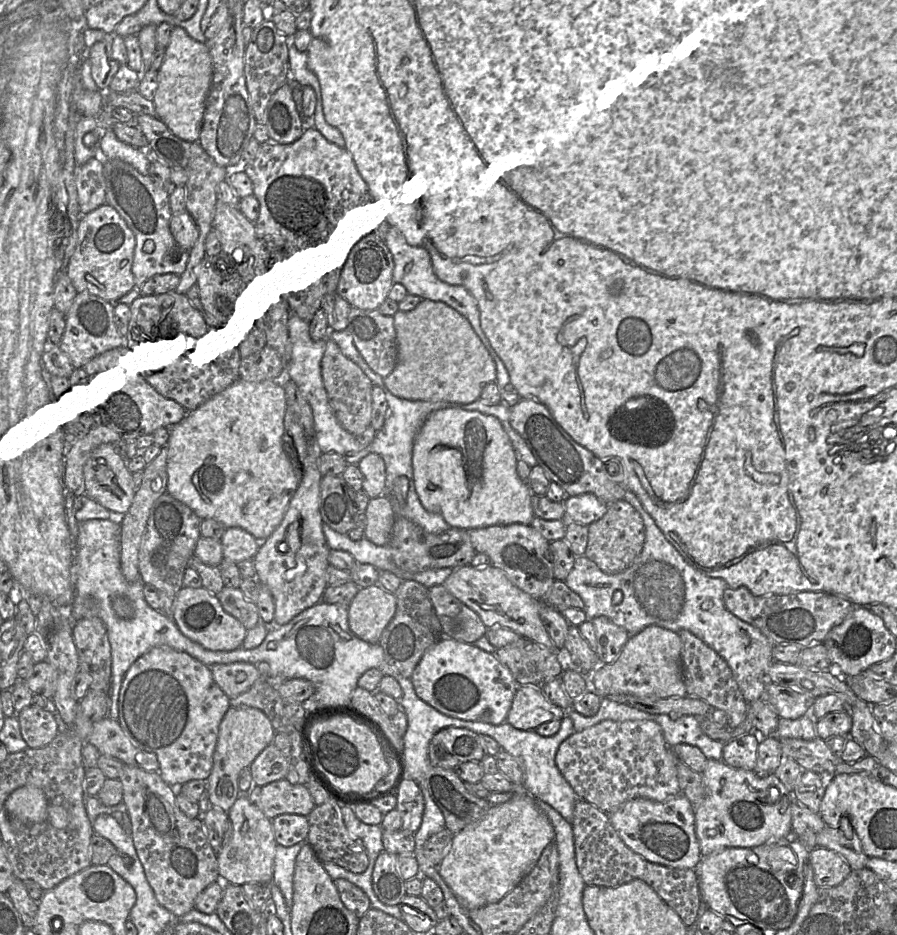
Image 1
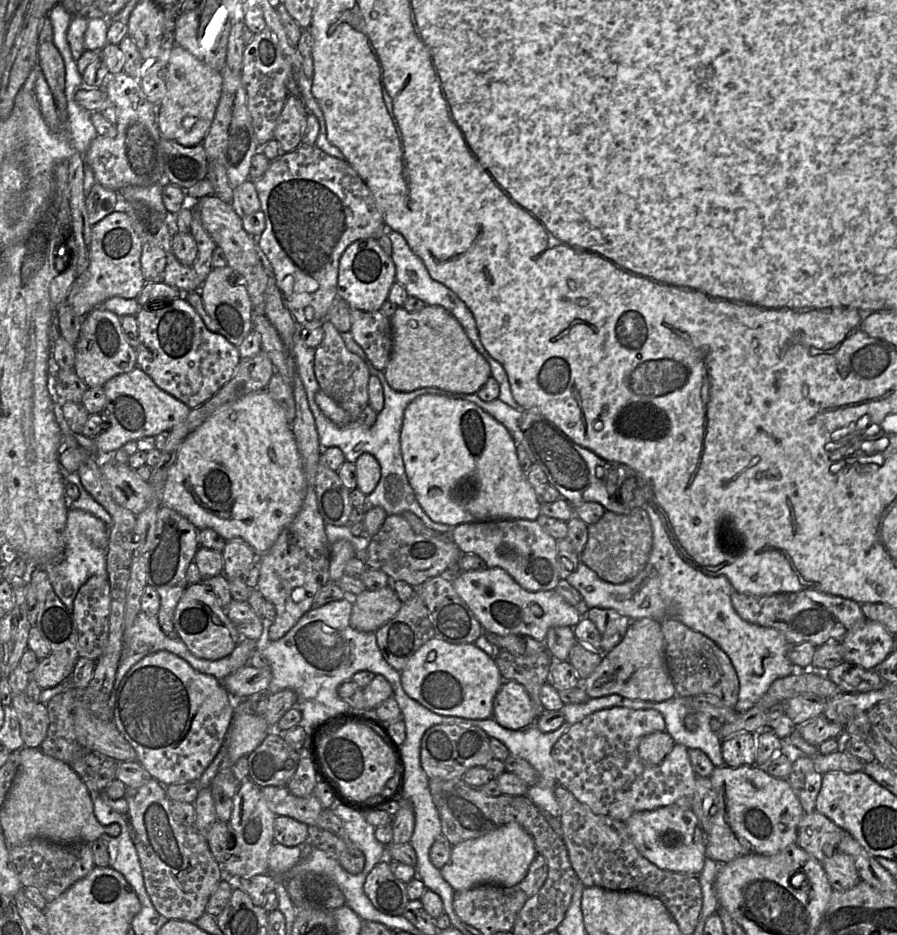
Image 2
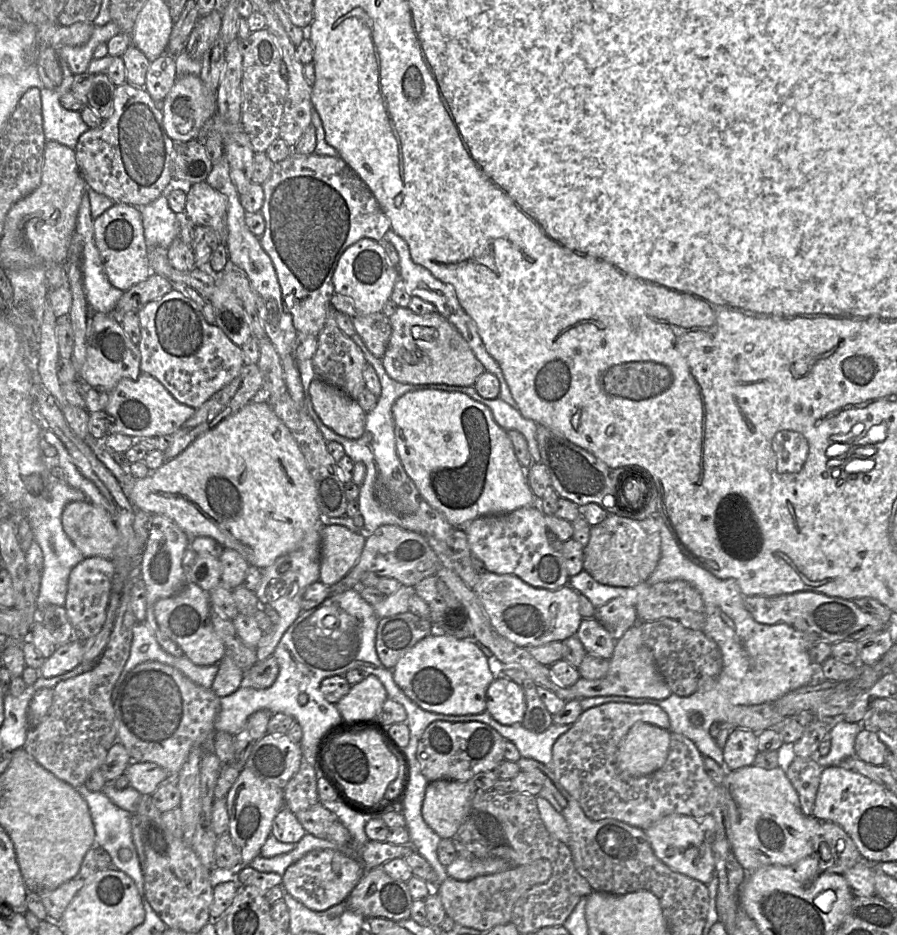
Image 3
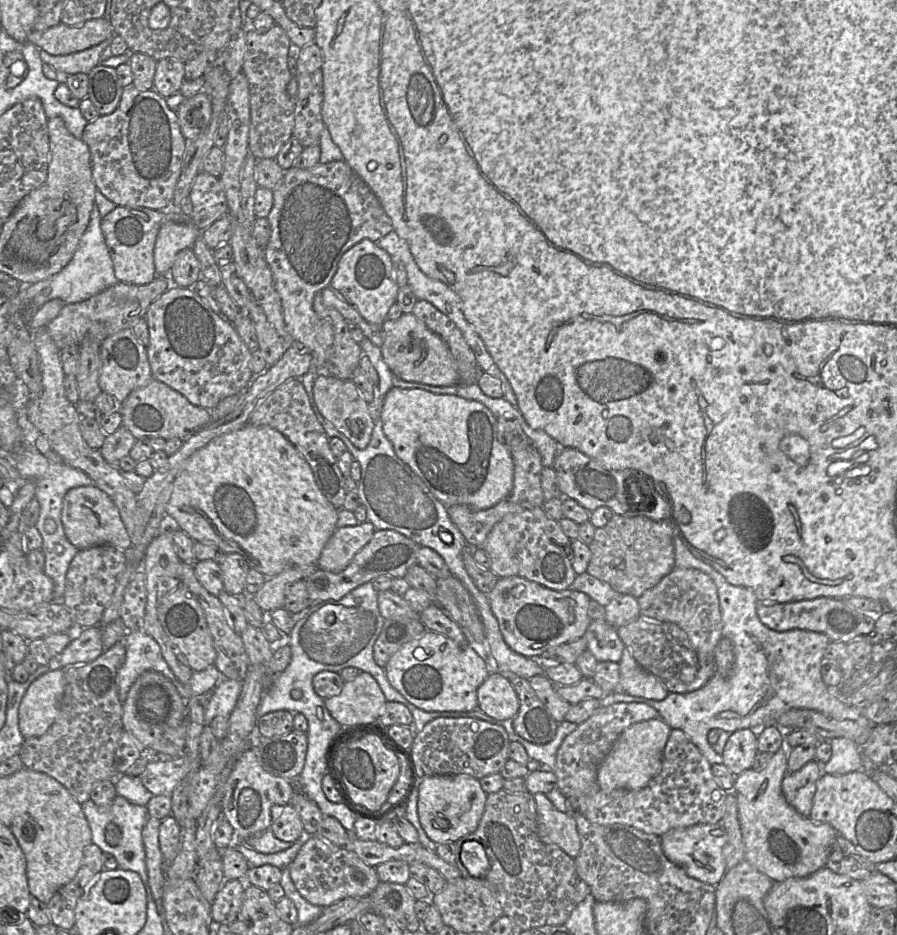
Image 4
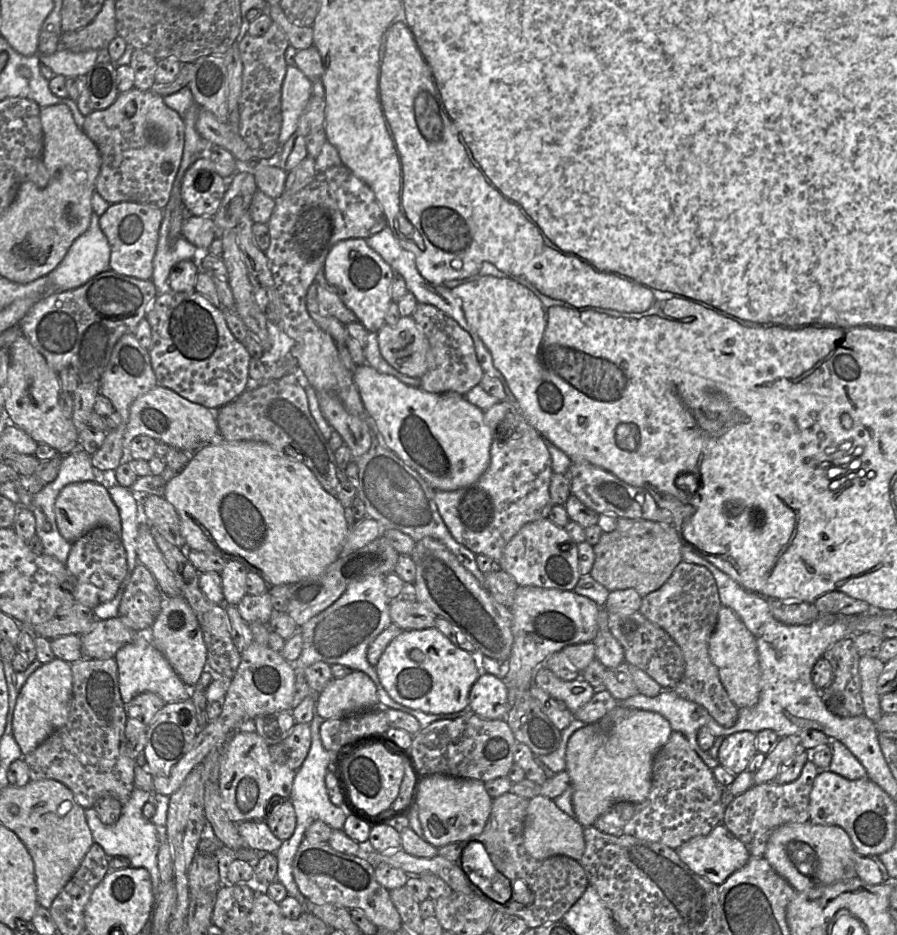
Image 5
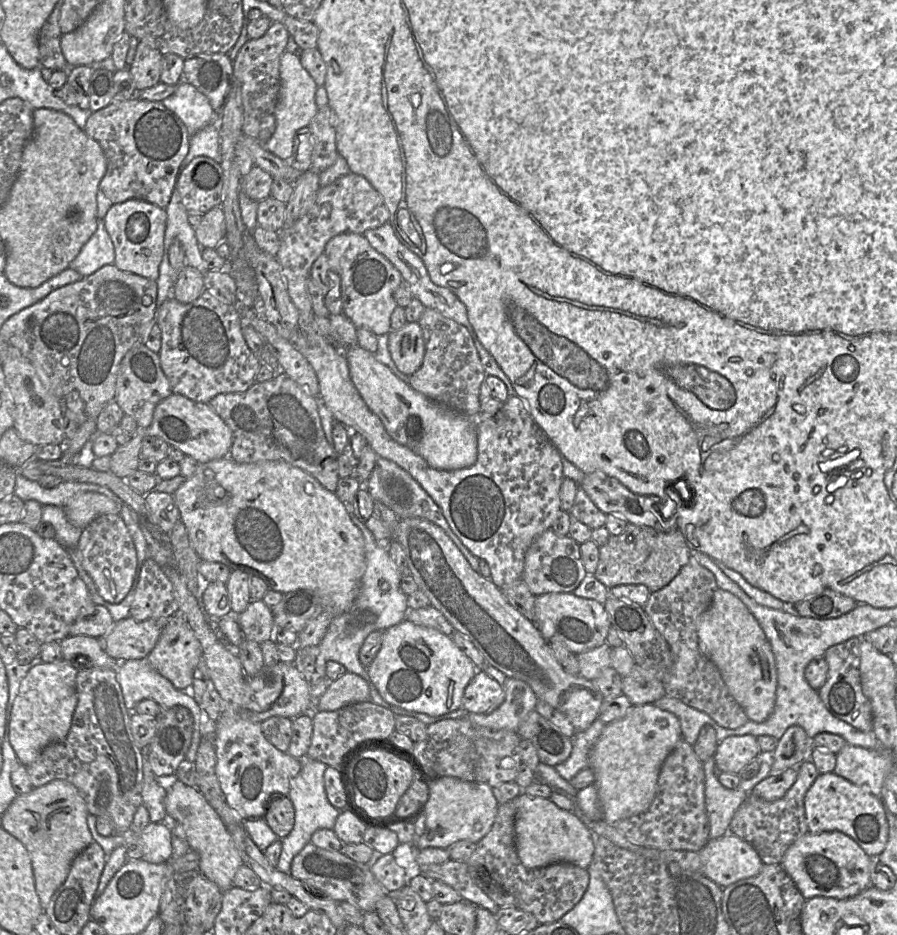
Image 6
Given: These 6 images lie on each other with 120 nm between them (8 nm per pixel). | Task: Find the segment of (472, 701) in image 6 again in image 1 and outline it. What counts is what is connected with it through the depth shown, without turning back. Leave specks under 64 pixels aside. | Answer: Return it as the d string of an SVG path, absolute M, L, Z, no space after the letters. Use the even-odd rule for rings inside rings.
M534 685L517 687L506 722L523 731L535 731L543 723L559 720L565 710L550 702L541 688Z

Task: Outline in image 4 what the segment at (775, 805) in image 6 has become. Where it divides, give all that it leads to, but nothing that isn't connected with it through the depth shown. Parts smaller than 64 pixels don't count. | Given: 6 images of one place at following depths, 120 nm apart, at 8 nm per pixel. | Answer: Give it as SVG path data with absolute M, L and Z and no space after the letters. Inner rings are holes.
M810 760L799 770L787 772L781 783L781 790L786 802L800 815L808 817L812 799L816 790L817 779L825 774L824 763Z

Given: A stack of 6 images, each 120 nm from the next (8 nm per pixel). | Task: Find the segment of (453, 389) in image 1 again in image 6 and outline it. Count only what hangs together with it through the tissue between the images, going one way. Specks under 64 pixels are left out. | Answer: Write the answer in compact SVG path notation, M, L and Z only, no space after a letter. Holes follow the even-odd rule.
M407 322L401 329L390 331L388 334L388 349L400 372L408 376L416 372L422 365L425 354L424 338L418 322Z

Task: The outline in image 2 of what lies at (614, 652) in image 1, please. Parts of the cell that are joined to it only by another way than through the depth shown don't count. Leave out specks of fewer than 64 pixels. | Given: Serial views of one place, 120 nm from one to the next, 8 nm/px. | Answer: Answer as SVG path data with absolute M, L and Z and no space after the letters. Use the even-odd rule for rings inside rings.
M590 608L586 615L601 634L601 652L608 653L624 638L631 619L613 609Z

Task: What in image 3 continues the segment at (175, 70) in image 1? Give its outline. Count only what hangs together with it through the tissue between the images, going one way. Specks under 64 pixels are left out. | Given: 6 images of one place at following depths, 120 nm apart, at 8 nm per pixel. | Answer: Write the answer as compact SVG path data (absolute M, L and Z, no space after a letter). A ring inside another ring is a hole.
M186 74L178 76L173 87L163 100L163 125L167 135L175 143L196 139L206 121L217 111L216 93L211 92L200 76Z

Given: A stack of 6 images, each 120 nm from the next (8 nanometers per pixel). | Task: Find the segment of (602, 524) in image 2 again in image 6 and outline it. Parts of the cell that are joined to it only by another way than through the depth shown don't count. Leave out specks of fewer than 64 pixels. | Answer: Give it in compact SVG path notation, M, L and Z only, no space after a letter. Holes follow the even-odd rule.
M628 522L621 534L611 535L608 541L599 547L599 562L593 575L609 589L623 584L643 584L653 592L666 586L689 562L690 557L691 549L678 528L665 532Z

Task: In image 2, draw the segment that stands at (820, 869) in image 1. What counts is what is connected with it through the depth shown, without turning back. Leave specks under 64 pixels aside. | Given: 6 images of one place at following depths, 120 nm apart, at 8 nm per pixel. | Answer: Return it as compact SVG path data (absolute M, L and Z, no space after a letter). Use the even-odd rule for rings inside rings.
M840 851L826 857L821 864L833 890L846 891L861 881L852 857Z

